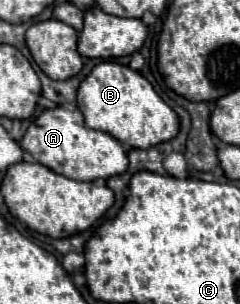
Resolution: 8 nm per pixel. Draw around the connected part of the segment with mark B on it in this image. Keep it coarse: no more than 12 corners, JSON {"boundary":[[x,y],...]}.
{"boundary":[[101,62],[79,86],[85,126],[131,148],[179,134],[149,80]]}

